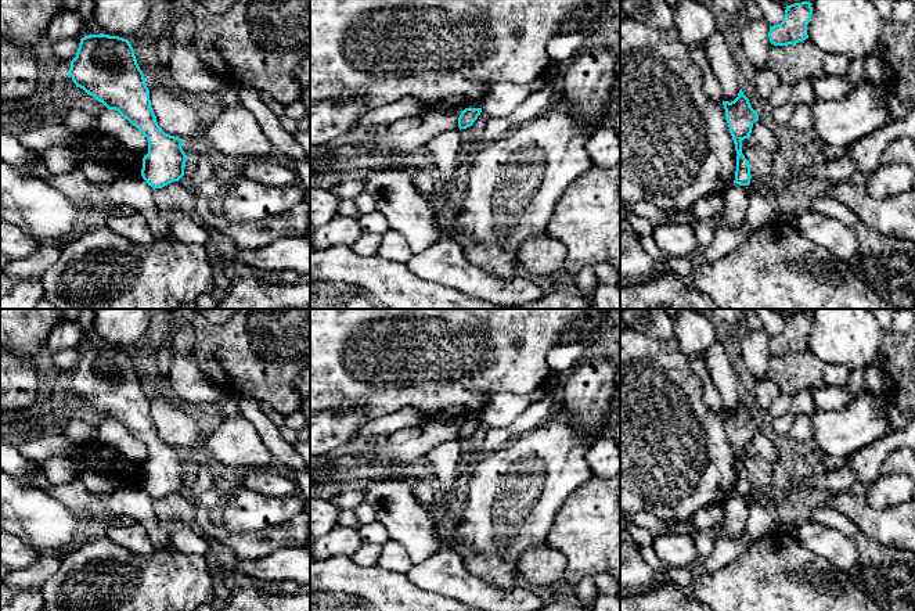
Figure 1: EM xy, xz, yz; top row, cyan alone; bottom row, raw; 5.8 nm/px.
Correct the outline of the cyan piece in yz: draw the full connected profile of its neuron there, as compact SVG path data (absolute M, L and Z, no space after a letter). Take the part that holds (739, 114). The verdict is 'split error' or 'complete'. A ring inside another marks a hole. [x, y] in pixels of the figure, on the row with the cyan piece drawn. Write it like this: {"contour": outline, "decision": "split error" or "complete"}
{"contour": "M742 89L734 101L723 101L723 105L730 133L734 139L735 151L738 154L734 183L739 186L749 186L752 175L749 161L742 154L742 141L750 137L753 123L759 121L759 115L752 108L749 98L743 94Z", "decision": "complete"}

